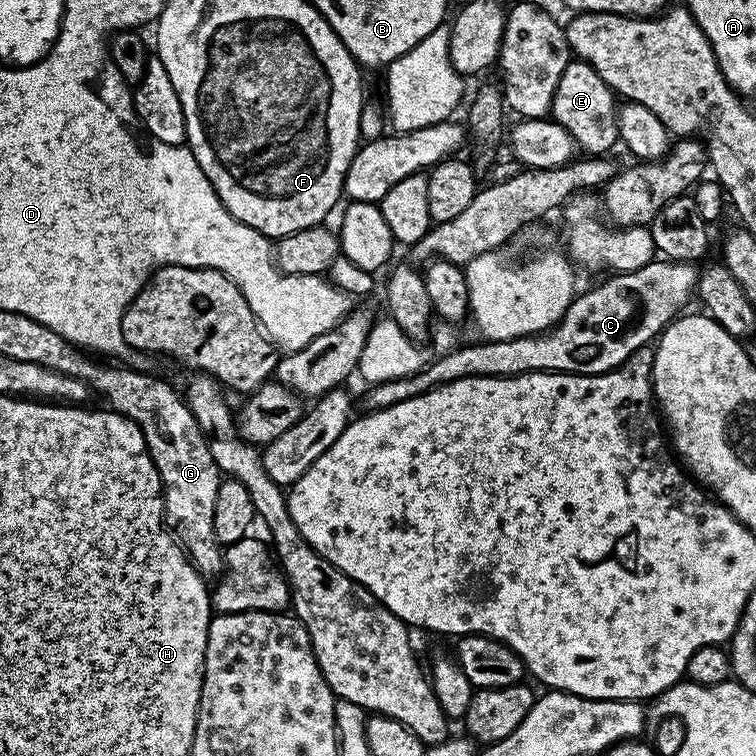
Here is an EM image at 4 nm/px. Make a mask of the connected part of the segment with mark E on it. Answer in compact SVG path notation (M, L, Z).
M579 58L566 66L554 94L550 116L572 135L577 149L589 157L603 157L620 140L618 97L589 64Z

